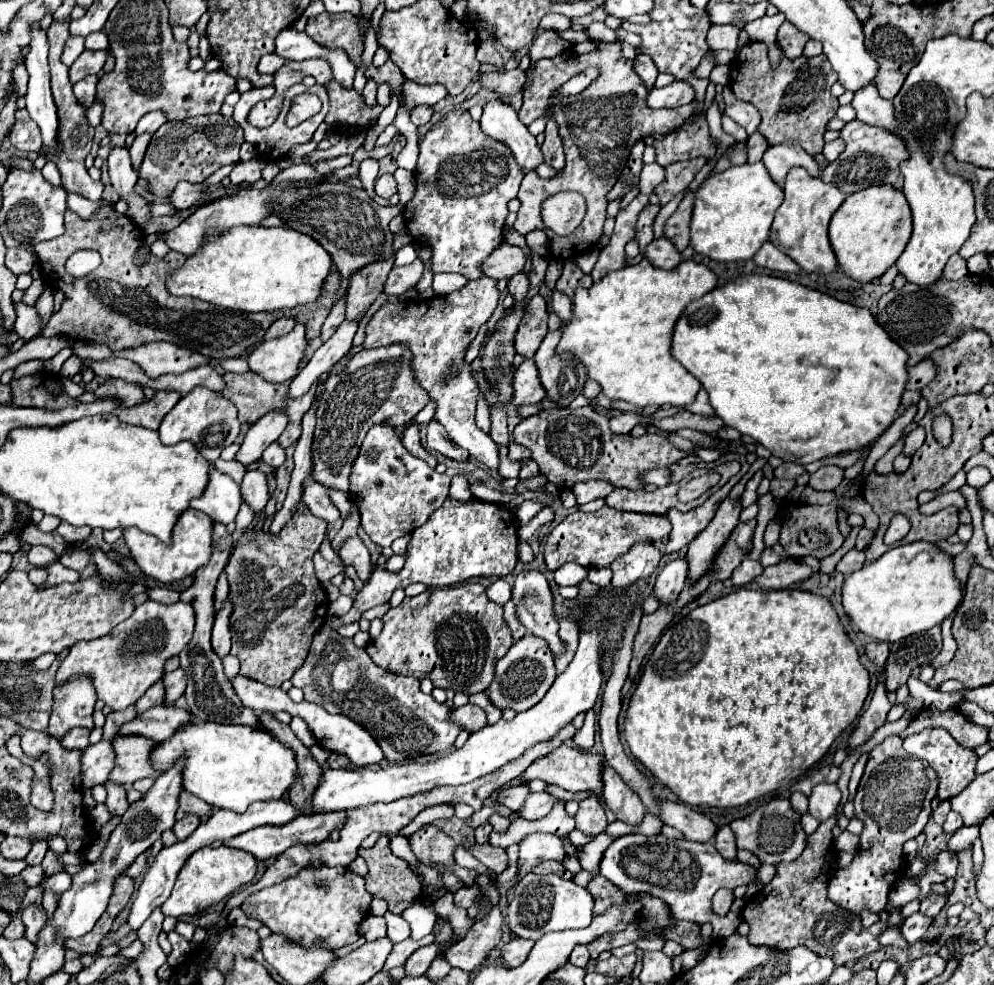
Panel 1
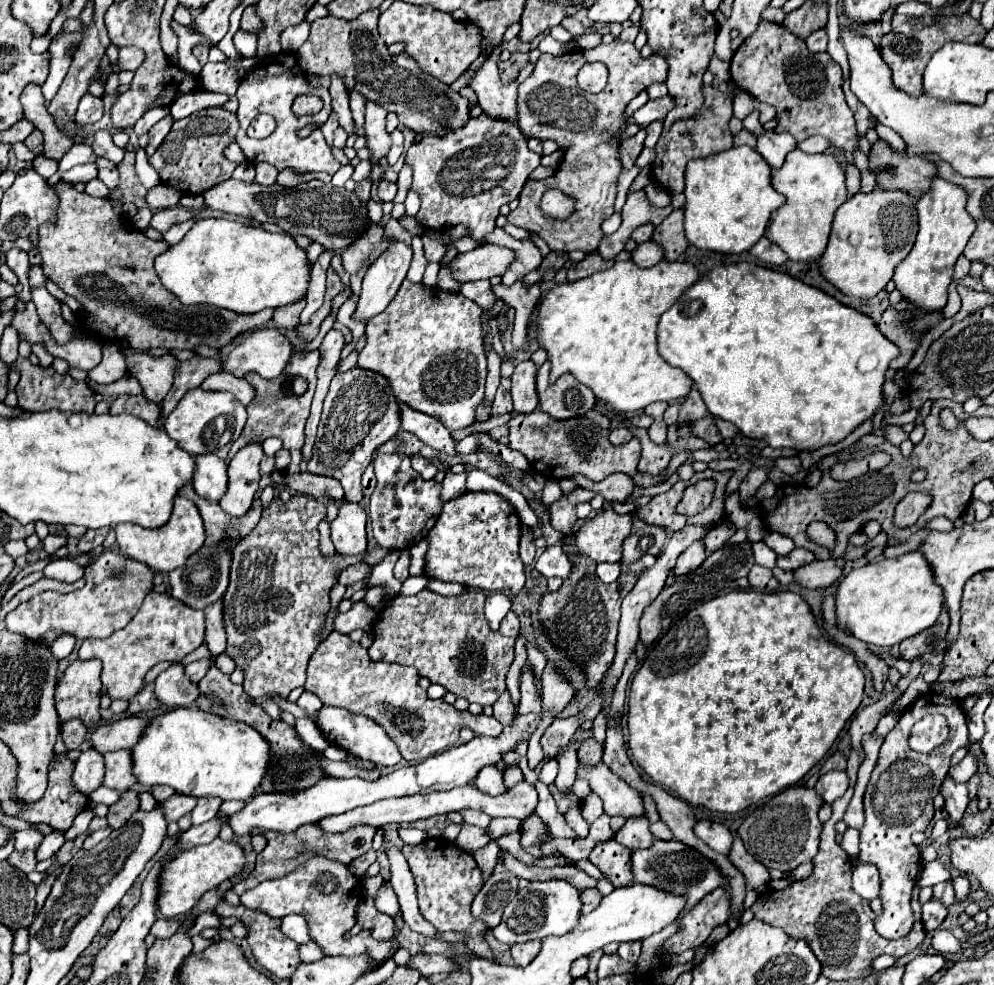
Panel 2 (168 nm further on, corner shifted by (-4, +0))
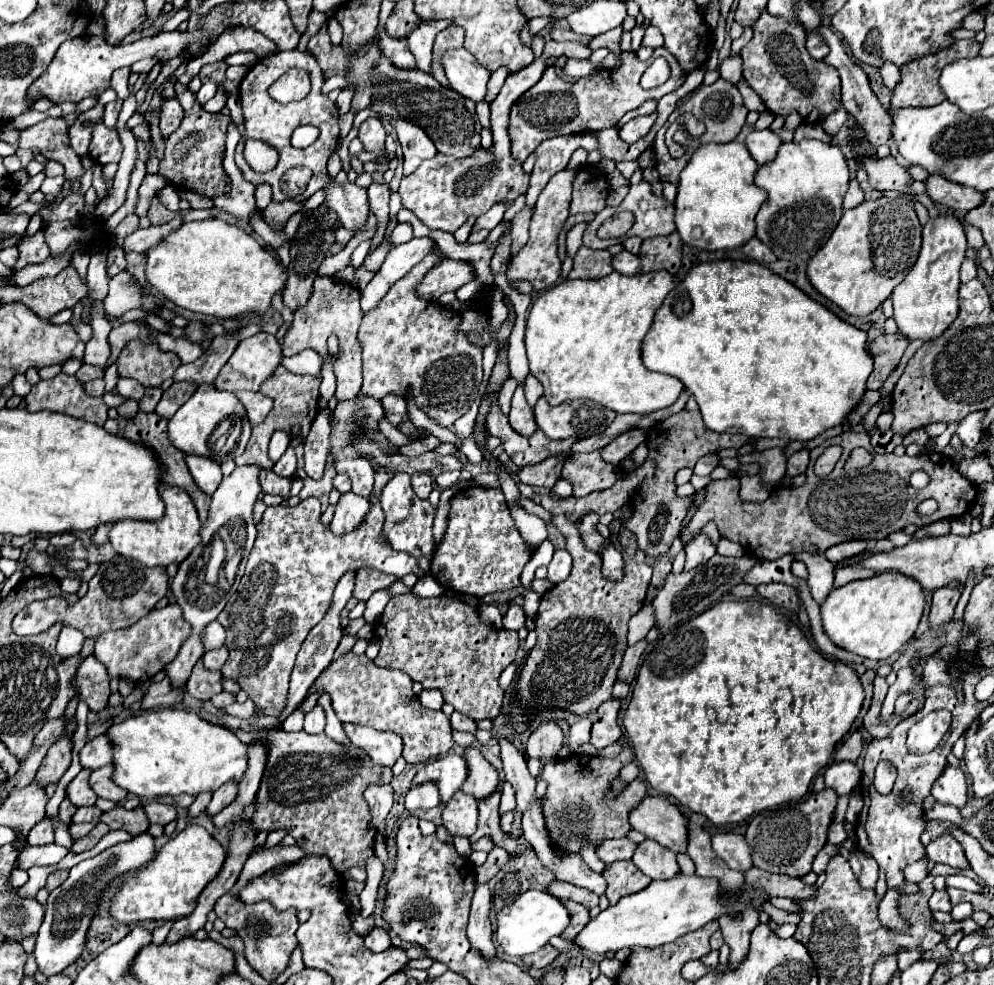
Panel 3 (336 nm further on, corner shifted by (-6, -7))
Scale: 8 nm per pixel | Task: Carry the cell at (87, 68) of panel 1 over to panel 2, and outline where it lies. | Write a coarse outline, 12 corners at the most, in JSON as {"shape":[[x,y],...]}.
{"shape":[[138,47],[120,49],[120,69],[136,71],[144,53]]}

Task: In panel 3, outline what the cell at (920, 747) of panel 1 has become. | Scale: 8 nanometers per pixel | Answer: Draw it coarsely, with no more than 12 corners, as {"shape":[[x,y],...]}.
{"shape":[[936,710],[908,730],[914,754],[932,752],[950,728],[950,712]]}

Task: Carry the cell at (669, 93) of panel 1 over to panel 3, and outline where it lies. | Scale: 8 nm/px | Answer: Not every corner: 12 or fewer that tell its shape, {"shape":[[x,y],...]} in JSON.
{"shape":[[656,114],[636,116],[620,130],[628,144],[638,142],[656,122]]}

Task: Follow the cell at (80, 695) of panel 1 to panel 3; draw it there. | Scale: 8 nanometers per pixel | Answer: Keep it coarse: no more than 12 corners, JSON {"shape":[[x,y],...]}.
{"shape":[[94,656],[82,660],[72,684],[90,712],[106,708],[108,672]]}

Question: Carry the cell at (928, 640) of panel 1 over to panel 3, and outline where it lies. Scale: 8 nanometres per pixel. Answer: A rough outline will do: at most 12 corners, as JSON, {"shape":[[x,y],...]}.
{"shape":[[952,584],[934,592],[928,628],[952,620],[960,594]]}

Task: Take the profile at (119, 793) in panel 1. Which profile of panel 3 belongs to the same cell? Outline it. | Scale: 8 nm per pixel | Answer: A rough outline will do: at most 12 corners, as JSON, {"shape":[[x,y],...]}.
{"shape":[[116,806],[102,814],[110,830],[132,836],[148,830],[142,806],[134,810]]}

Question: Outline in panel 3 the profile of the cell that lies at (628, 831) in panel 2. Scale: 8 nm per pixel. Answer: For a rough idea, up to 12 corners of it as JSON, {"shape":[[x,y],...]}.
{"shape":[[650,838],[632,862],[654,880],[674,878],[676,854]]}

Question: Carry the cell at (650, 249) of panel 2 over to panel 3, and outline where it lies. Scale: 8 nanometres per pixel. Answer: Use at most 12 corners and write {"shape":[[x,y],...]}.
{"shape":[[626,250],[614,256],[612,266],[620,274],[640,272],[638,256]]}

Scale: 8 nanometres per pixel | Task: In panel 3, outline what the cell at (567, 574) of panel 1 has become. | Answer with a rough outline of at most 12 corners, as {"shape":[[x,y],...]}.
{"shape":[[556,550],[548,564],[548,580],[558,584],[572,570],[572,556]]}

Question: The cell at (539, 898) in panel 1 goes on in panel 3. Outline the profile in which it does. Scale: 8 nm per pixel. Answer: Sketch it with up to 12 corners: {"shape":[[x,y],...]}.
{"shape":[[528,890],[498,914],[508,956],[538,952],[570,924],[560,898]]}

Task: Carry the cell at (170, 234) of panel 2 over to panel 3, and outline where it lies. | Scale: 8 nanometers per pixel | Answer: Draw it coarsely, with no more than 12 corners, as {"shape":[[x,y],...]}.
{"shape":[[176,218],[162,226],[136,230],[124,240],[124,250],[148,252],[162,236],[180,228]]}

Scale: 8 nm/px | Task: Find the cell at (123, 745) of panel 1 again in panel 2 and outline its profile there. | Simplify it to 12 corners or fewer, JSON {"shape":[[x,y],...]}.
{"shape":[[130,751],[104,755],[104,785],[128,791],[130,773]]}

